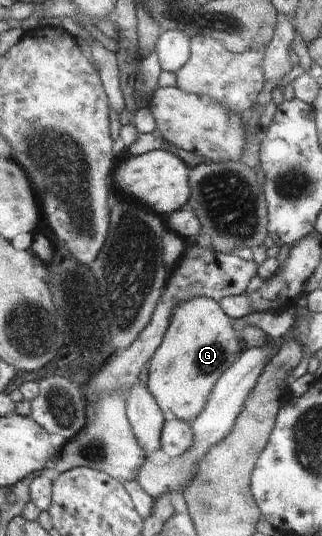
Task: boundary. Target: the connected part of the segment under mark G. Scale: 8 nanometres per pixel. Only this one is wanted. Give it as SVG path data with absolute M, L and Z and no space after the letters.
M208 296L179 301L173 307L170 325L163 337L163 344L158 348L148 367L147 385L150 393L159 402L164 413L171 411L176 418L192 424L207 408L215 385L235 364L244 349L246 349L245 343L233 326L233 318L225 312L219 301Z

